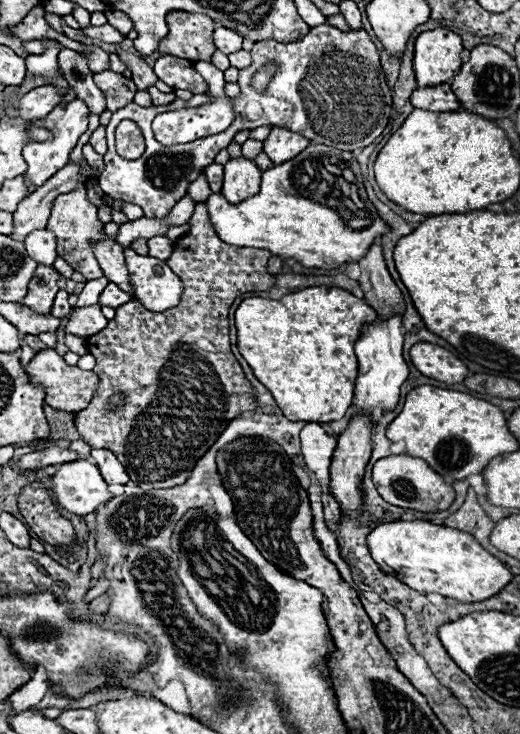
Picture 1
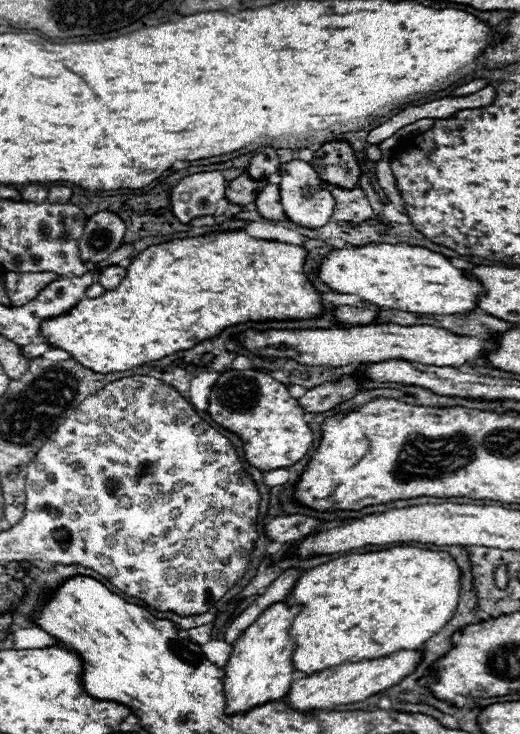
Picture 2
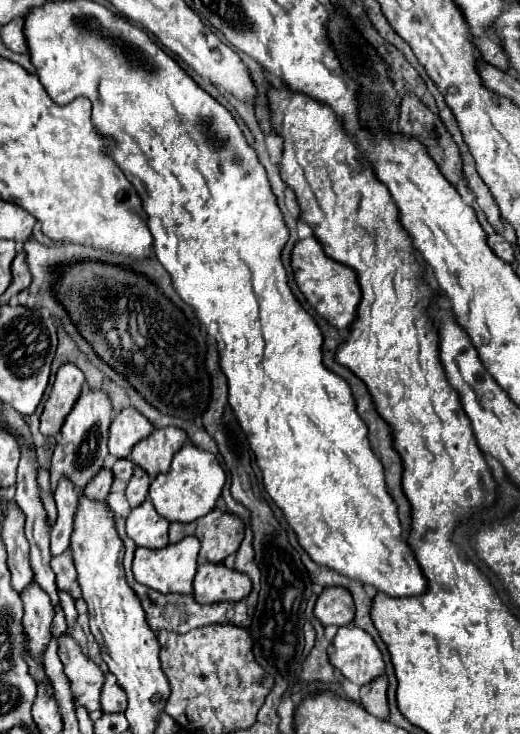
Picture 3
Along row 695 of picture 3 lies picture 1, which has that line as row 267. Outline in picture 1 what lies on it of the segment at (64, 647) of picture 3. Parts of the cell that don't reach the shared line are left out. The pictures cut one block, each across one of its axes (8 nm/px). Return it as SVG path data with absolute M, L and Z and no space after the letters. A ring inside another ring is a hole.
M76 188L68 194L60 194L54 200L52 214L48 219L46 229L56 236L56 252L60 258L64 258L76 272L80 272L86 280L94 280L104 276L100 270L94 252L90 252L90 236L98 236L102 232L102 222L96 216L96 208L86 200L86 188Z

